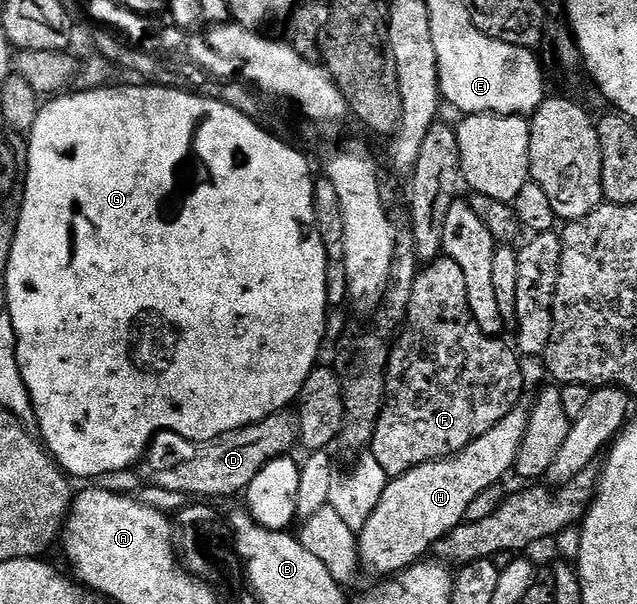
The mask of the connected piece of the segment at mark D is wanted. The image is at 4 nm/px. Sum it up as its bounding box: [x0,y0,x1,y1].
[146,413,297,501]

